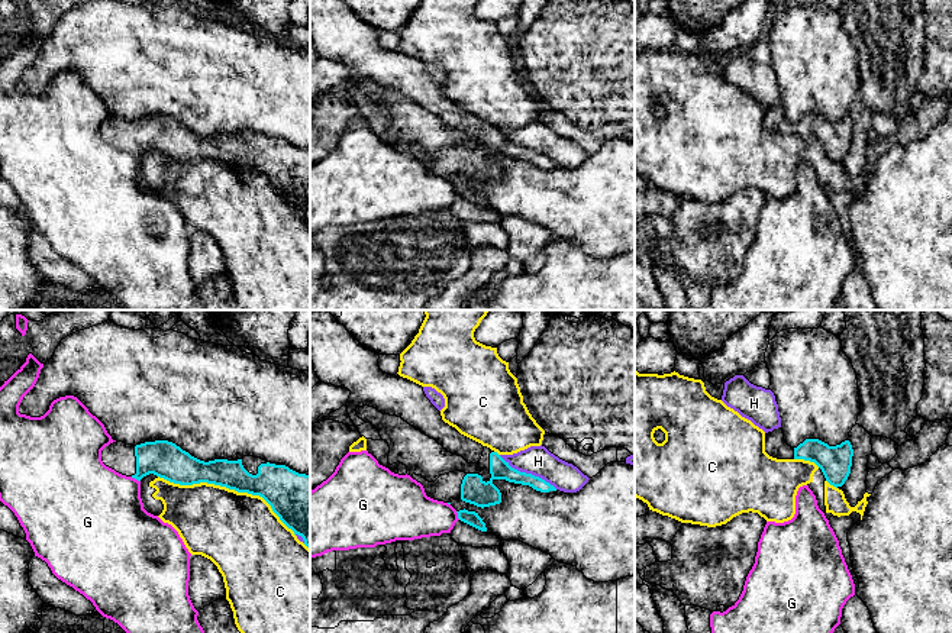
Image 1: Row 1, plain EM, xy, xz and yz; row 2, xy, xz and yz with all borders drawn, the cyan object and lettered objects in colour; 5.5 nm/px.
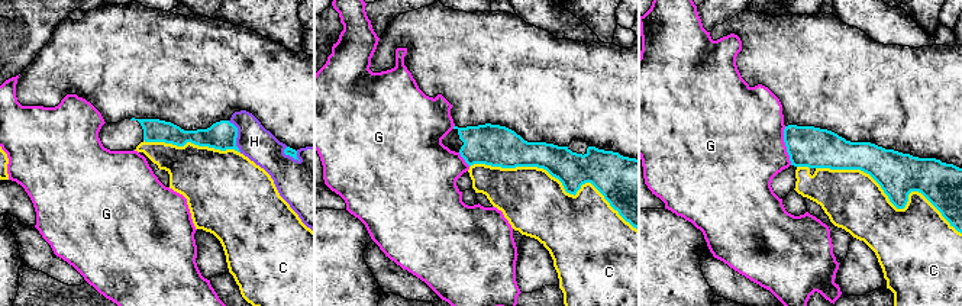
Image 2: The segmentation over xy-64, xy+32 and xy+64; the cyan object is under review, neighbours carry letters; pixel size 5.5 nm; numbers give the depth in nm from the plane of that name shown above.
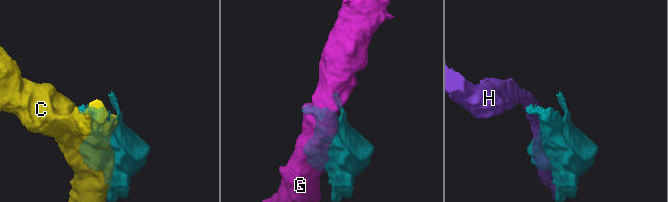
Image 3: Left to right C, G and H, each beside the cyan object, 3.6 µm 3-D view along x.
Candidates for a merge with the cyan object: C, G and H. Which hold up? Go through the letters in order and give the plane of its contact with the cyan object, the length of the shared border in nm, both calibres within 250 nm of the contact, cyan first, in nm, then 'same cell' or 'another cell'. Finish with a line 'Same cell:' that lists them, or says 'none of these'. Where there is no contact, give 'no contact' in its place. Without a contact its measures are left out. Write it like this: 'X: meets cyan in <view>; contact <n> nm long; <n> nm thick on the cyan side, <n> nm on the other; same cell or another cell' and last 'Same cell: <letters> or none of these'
C: meets cyan in xy; contact 850 nm long; 200 nm thick on the cyan side, 440 nm on the other; another cell
G: meets cyan in xy; contact 60 nm long; 200 nm thick on the cyan side, 440 nm on the other; another cell
H: meets cyan in xz; contact 380 nm long; 120 nm thick on the cyan side, 160 nm on the other; another cell
Same cell: none of these

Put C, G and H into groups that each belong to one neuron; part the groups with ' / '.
C / G / H

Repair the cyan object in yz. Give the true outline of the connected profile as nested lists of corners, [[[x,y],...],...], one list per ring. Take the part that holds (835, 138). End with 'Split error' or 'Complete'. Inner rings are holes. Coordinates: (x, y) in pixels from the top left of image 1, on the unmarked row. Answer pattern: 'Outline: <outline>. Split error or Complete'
Outline: [[[782,104],[765,109],[765,127],[777,135],[804,135],[814,138],[826,156],[833,162],[842,162],[851,149],[853,125],[849,116],[829,122],[819,114],[806,114],[797,123],[784,116]]]. Split error

